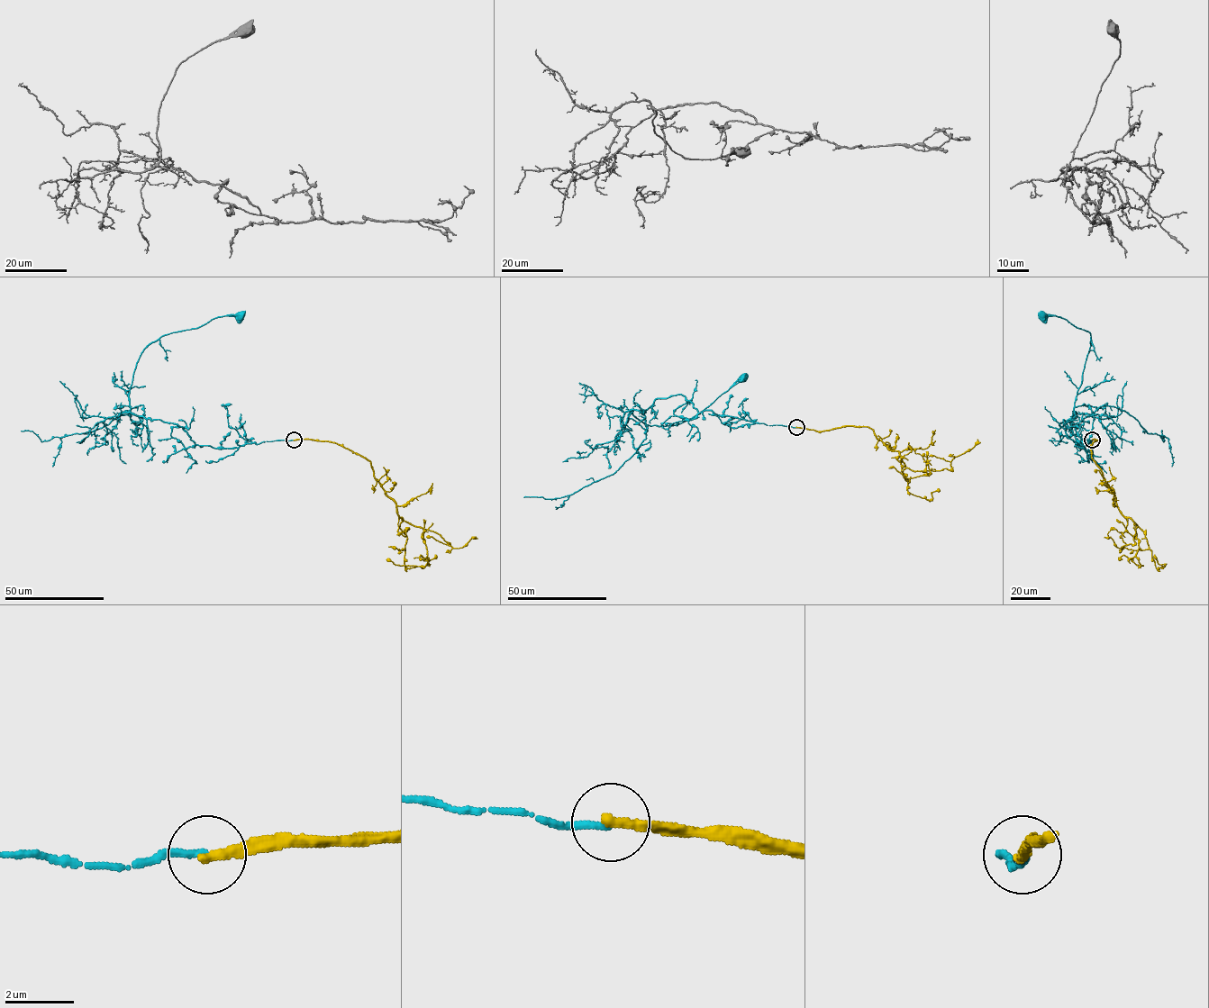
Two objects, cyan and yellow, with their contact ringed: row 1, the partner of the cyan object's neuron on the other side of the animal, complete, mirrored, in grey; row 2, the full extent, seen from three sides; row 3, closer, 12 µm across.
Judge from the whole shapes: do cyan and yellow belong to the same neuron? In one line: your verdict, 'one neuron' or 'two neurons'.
two neurons

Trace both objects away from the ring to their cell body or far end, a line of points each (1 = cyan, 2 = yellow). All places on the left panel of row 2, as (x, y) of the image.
1: (294, 440), (213, 449), (195, 445), (177, 424), (130, 411), (136, 363), (149, 345), (216, 317), (240, 315)
2: (294, 440), (331, 441), (364, 457), (399, 516), (423, 530), (425, 565), (395, 565), (386, 559)

